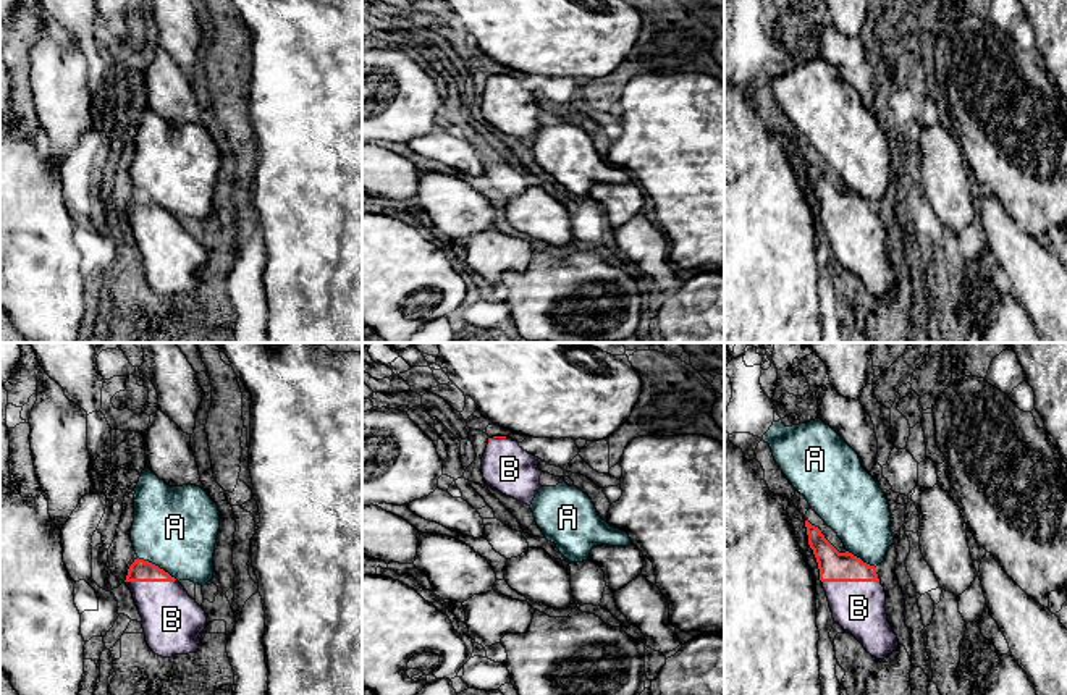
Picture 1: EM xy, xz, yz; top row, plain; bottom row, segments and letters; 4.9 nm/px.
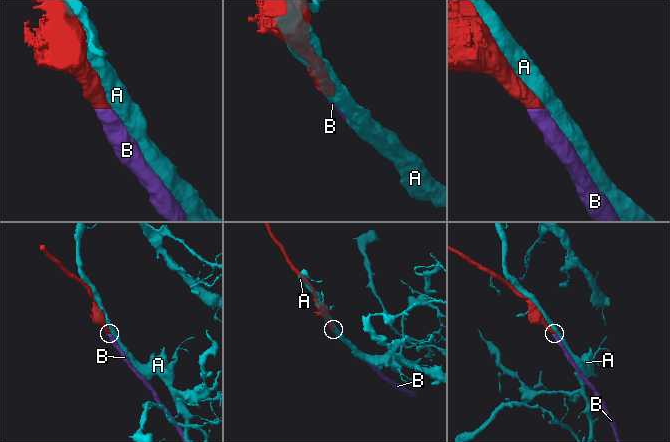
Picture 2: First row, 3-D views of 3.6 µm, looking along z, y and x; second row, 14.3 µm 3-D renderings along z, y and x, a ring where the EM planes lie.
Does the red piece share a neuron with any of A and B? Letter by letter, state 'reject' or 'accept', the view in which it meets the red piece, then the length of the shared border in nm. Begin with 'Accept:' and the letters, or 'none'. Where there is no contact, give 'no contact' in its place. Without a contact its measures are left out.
Accept: B
A: reject; meets red in xy; contact 240 nm long
B: accept; meets red in yz; contact 280 nm long

